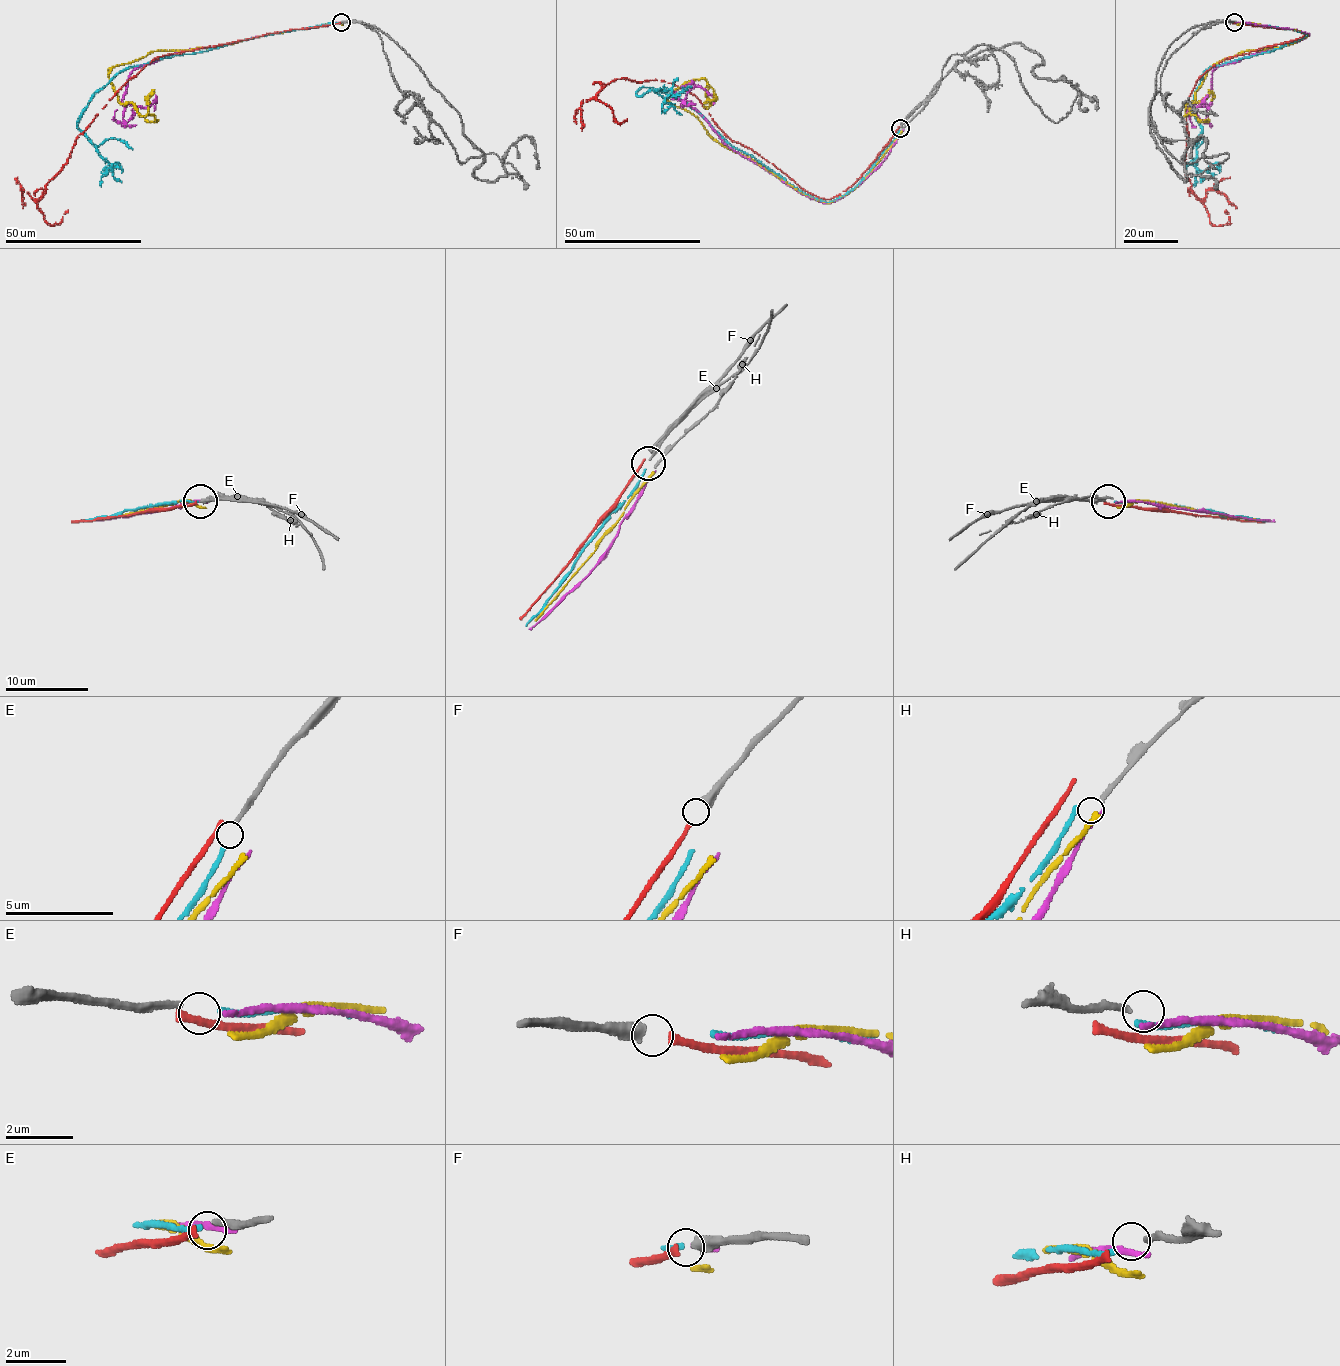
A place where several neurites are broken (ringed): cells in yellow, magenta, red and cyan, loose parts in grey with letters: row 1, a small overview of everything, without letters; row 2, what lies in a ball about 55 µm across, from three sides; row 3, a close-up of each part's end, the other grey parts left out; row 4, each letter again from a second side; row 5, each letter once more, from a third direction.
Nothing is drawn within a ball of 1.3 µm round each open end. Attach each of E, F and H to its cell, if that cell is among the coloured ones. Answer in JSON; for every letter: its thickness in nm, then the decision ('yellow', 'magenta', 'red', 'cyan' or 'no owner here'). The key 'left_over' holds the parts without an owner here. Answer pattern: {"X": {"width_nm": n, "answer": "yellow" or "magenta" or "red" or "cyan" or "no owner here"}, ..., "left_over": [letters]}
{"E": {"width_nm": 200, "answer": "cyan"}, "F": {"width_nm": 400, "answer": "red"}, "H": {"width_nm": 190, "answer": "no owner here"}, "left_over": ["H"]}

